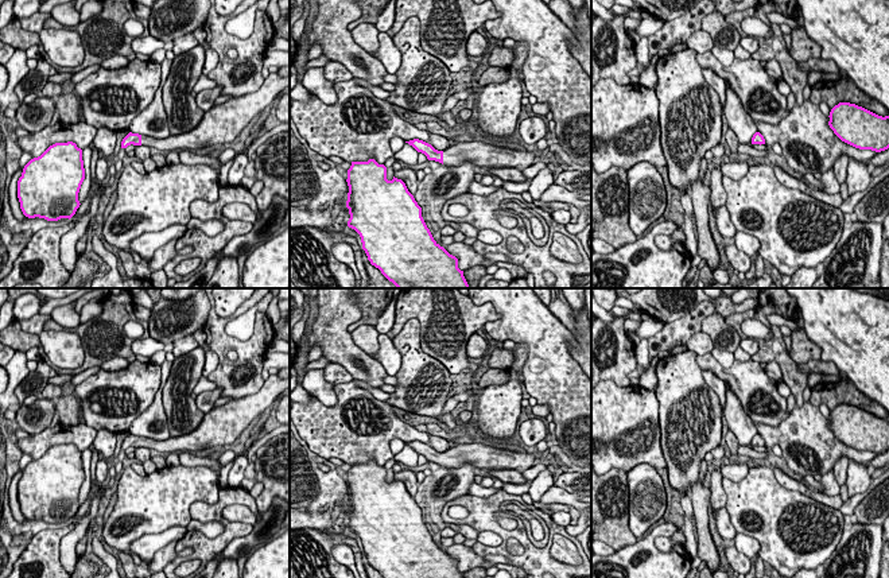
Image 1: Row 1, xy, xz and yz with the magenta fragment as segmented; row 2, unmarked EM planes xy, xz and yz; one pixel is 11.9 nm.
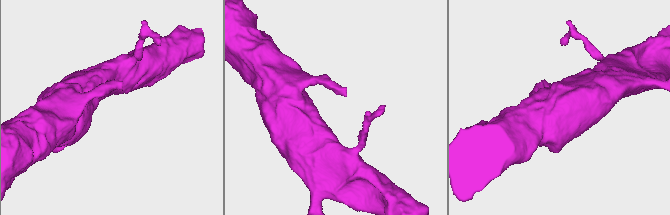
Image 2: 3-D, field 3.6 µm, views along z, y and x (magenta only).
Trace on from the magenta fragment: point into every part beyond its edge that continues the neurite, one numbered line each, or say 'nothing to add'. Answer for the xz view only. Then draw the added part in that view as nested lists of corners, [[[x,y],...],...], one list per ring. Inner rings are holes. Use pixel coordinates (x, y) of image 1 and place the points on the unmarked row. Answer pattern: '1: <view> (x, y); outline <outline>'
1: xz (481, 456); outline [[[459,443],[443,453],[444,468],[459,468],[463,463],[473,463],[486,470],[511,469],[524,473],[535,465],[535,455],[516,453],[509,449],[496,449],[485,443]]]

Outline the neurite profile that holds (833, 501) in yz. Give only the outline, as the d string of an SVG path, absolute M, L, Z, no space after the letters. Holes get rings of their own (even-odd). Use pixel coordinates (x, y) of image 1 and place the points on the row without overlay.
M773 468L772 470L779 484L787 489L800 492L801 494L811 497L816 500L818 503L822 503L834 509L841 509L841 507L843 505L841 493L836 496L827 496L827 494L820 493L816 489L807 488L804 484L799 482L796 478L789 477L779 468Z

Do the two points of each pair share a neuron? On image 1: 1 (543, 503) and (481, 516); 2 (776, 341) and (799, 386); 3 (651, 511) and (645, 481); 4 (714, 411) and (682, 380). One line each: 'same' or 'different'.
1: different
2: same
3: same
4: same

